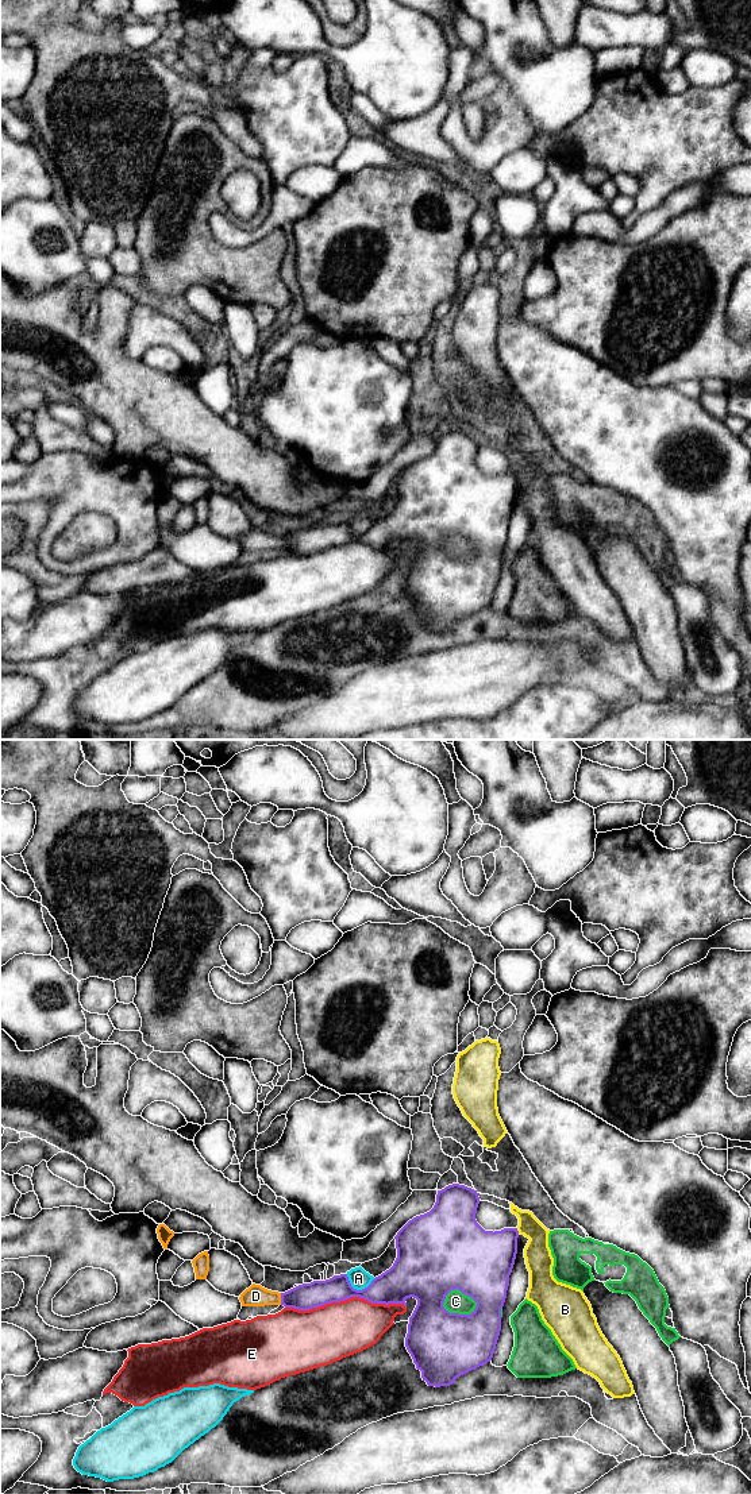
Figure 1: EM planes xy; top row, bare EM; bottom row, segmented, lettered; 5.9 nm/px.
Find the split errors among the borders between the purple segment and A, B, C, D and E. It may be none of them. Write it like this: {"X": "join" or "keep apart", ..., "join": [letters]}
{"A": "keep apart", "B": "keep apart", "C": "keep apart", "D": "join", "E": "keep apart", "join": ["D"]}

